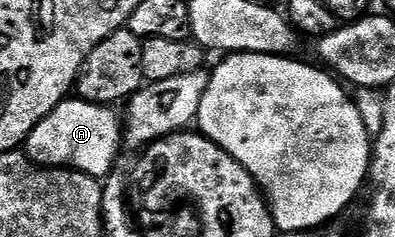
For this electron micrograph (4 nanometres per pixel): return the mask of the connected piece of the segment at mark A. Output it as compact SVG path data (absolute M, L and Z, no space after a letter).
M65 99L34 127L26 142L26 156L41 167L75 169L97 179L113 172L116 152L122 149L122 121L117 110L79 99Z

